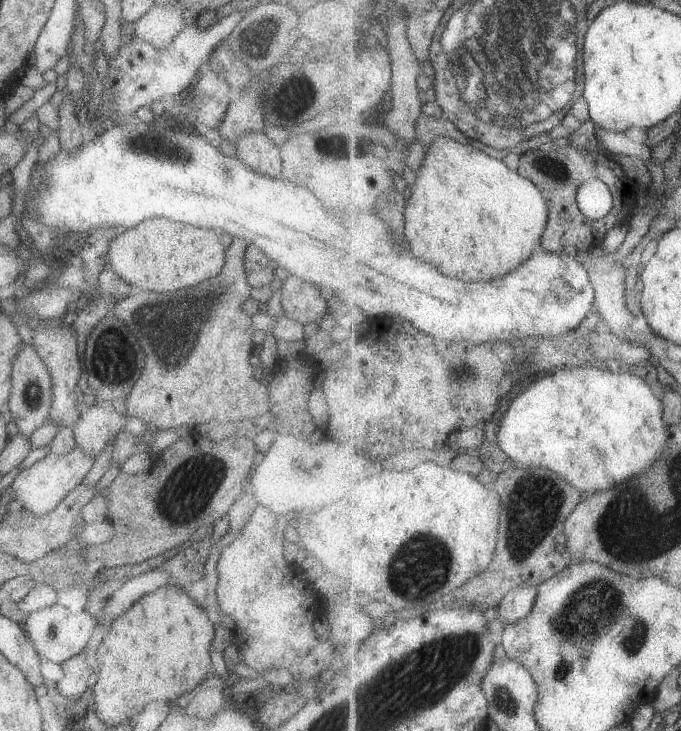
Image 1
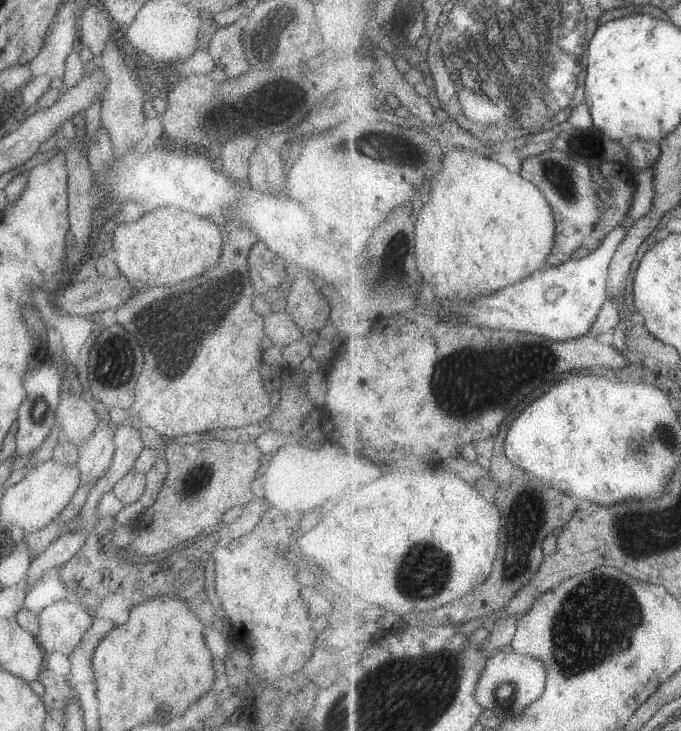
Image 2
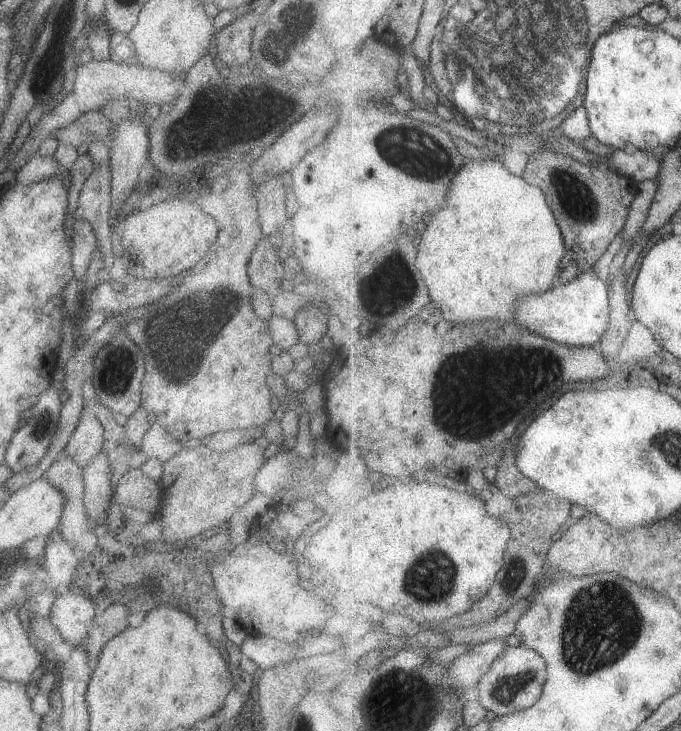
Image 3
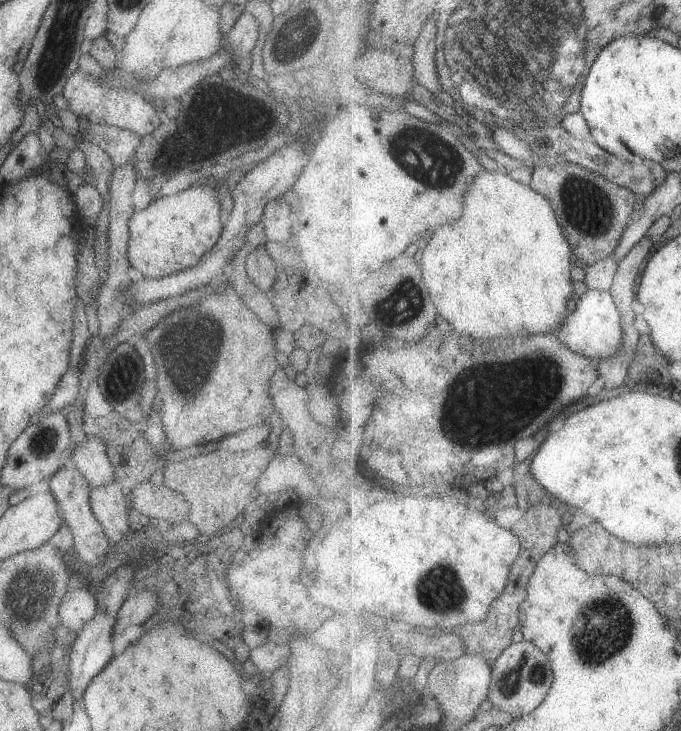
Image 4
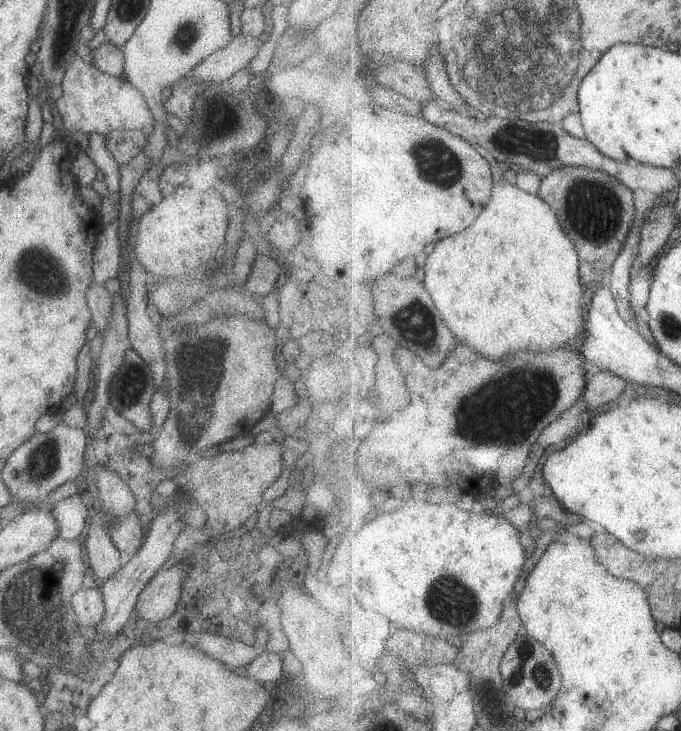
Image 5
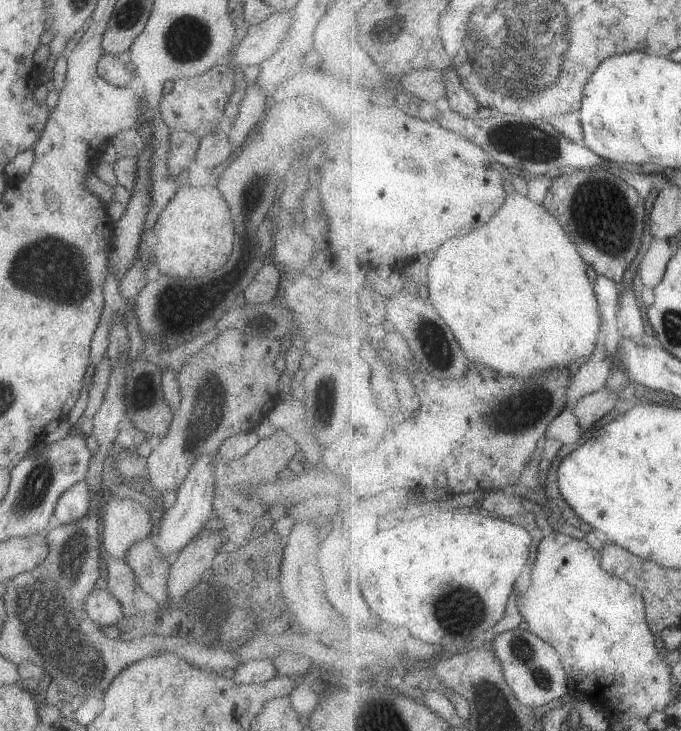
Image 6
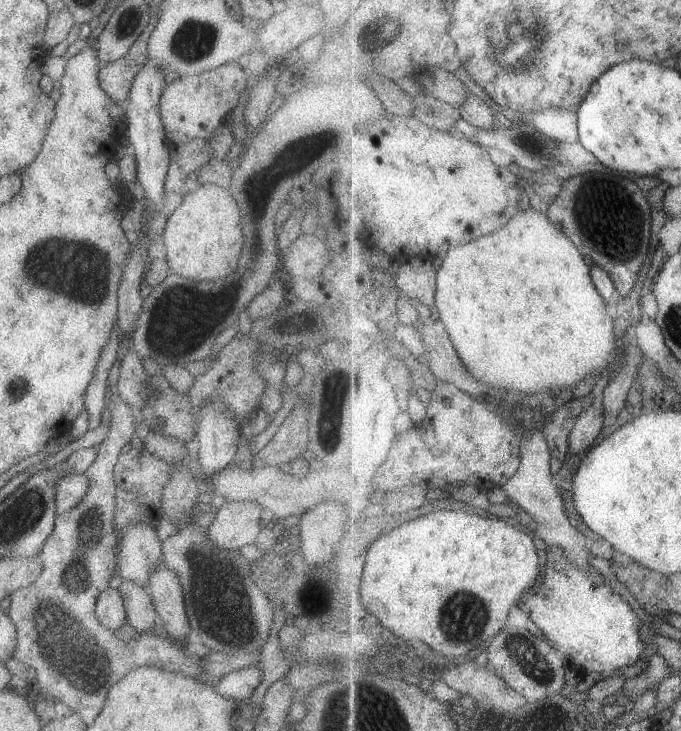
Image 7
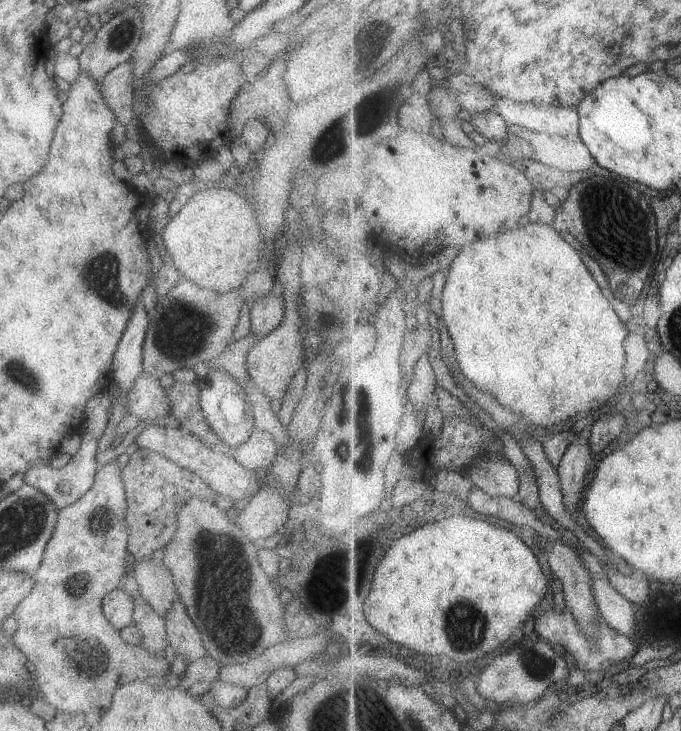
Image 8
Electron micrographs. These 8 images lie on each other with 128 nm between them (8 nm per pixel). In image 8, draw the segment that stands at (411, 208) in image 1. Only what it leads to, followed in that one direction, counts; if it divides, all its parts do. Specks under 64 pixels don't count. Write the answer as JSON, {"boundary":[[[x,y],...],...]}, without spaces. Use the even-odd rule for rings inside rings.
{"boundary":[[[528,222],[524,226],[518,225],[502,234],[464,246],[445,273],[445,284],[442,290],[442,318],[453,340],[459,368],[479,390],[493,394],[497,402],[501,402],[501,406],[523,414],[531,422],[532,427],[548,430],[555,422],[564,422],[569,426],[580,416],[594,413],[619,399],[619,393],[623,390],[624,384],[629,382],[624,370],[627,364],[626,340],[633,328],[621,322],[617,312],[605,300],[601,286],[585,264],[581,253],[563,238],[563,232],[547,224],[537,224],[537,222]]]}

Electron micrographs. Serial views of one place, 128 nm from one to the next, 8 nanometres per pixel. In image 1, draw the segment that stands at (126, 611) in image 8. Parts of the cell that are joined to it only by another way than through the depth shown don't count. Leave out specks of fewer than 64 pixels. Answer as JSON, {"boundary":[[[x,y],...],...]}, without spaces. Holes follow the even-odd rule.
{"boundary":[[[49,606],[49,608],[40,608],[33,614],[29,614],[27,620],[24,621],[23,628],[26,635],[41,660],[60,665],[67,658],[77,656],[81,650],[85,649],[85,644],[91,638],[91,633],[95,628],[96,617],[85,610],[77,614],[69,614],[61,606]]]}

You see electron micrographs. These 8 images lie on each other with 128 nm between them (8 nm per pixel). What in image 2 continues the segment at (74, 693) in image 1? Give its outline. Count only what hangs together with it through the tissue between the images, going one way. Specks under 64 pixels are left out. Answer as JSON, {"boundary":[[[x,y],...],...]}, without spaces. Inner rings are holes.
{"boundary":[[[91,615],[91,626],[83,632],[79,644],[68,654],[70,672],[66,678],[71,688],[79,688],[94,678],[91,662],[93,651],[101,638],[111,632],[115,626],[109,620]]]}

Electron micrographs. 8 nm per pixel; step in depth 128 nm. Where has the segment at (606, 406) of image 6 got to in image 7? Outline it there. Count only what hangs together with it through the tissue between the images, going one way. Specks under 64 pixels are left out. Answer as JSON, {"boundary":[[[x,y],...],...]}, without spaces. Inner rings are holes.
{"boundary":[[[604,395],[597,396],[592,401],[591,406],[576,418],[576,424],[568,435],[569,456],[571,456],[571,452],[577,454],[581,450],[591,448],[597,443],[595,440],[597,440],[599,432],[603,430],[603,424],[605,424],[603,399]]]}

